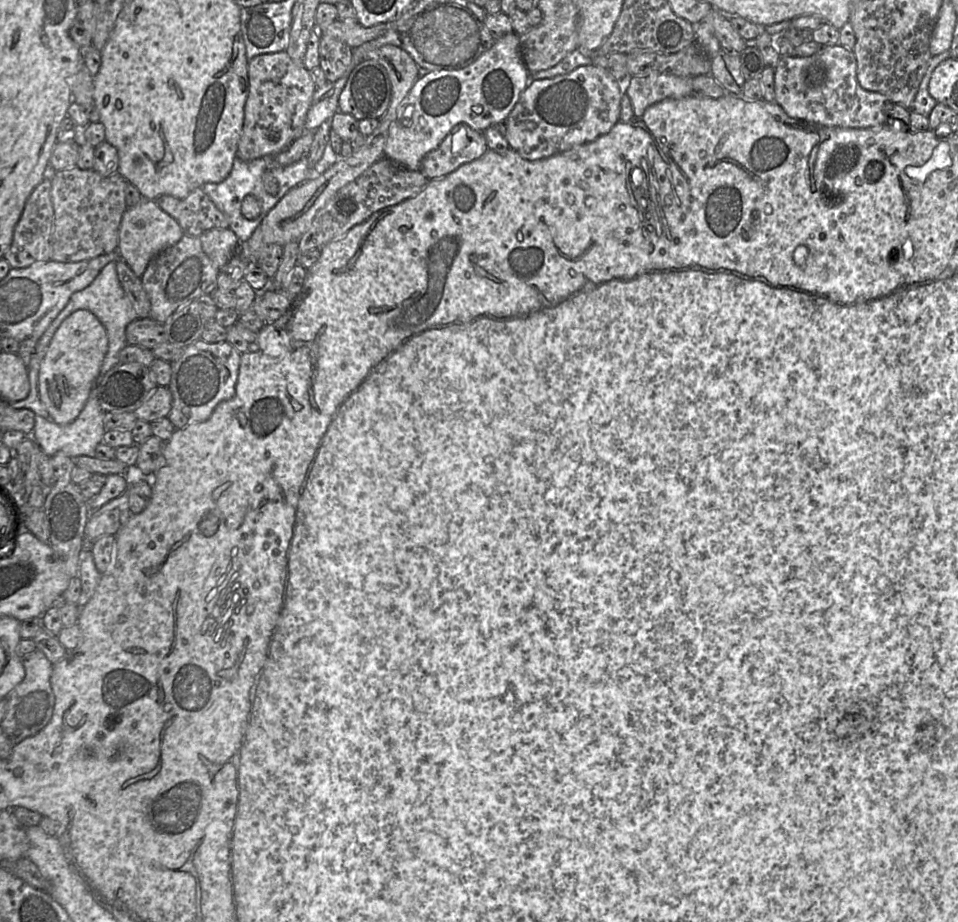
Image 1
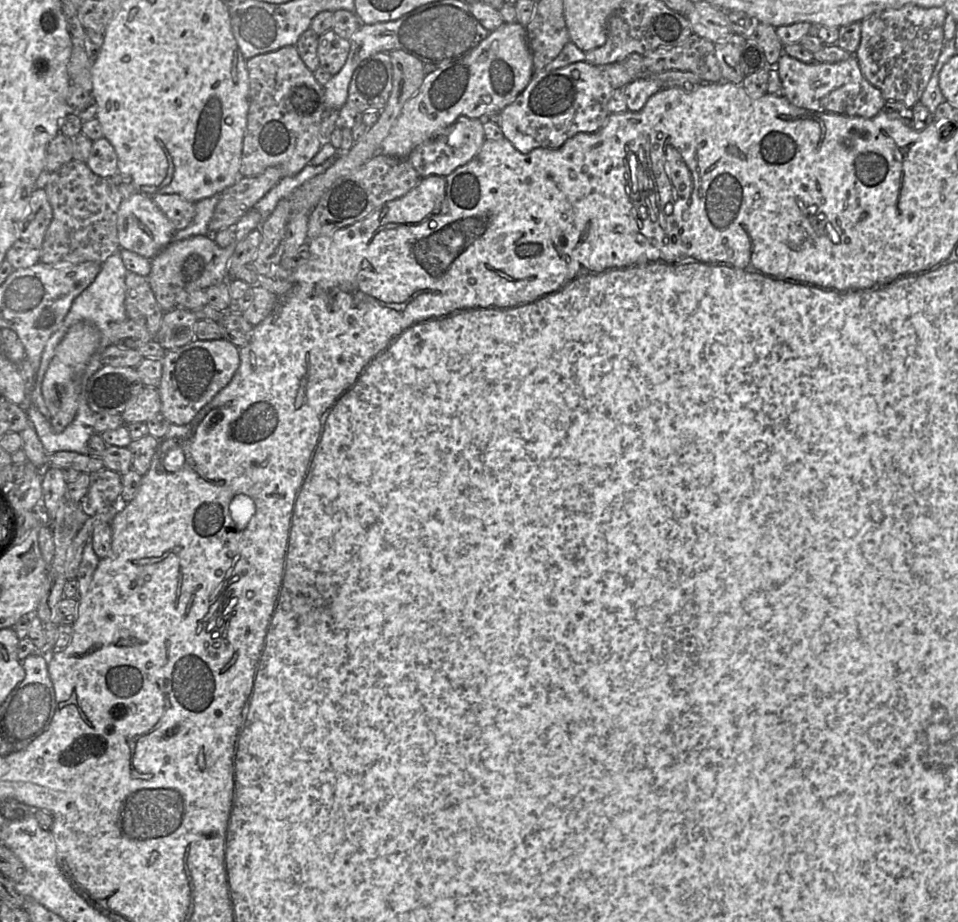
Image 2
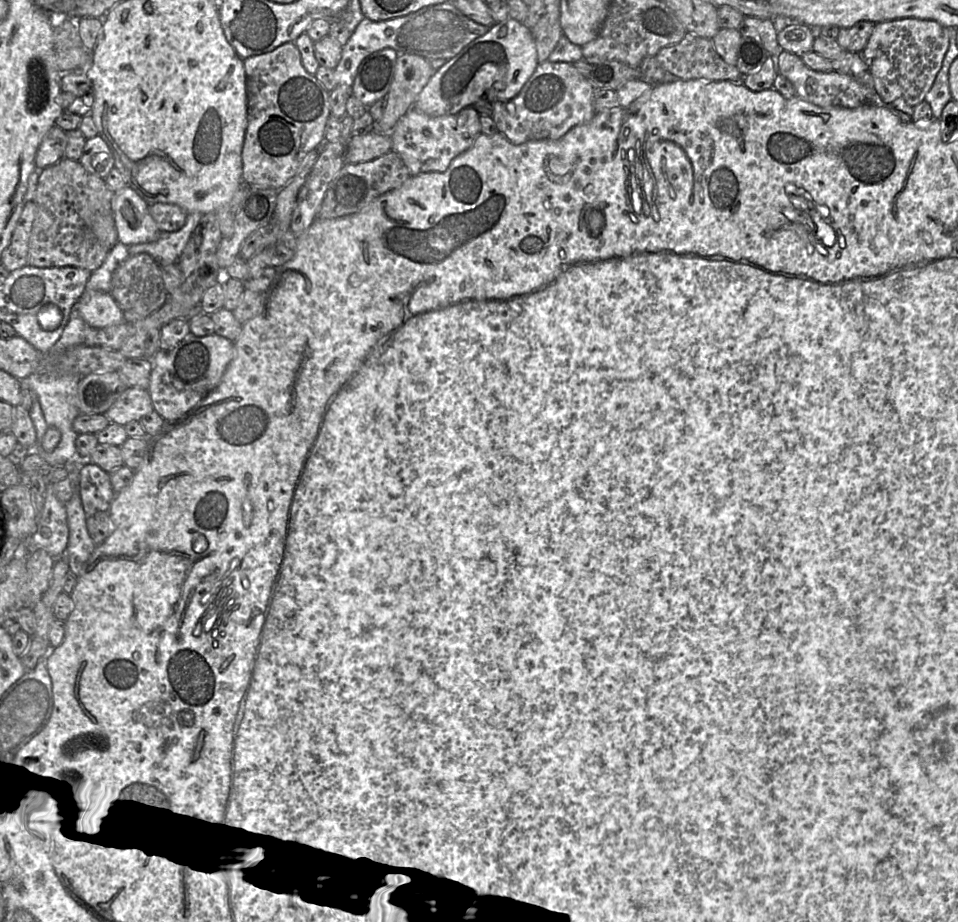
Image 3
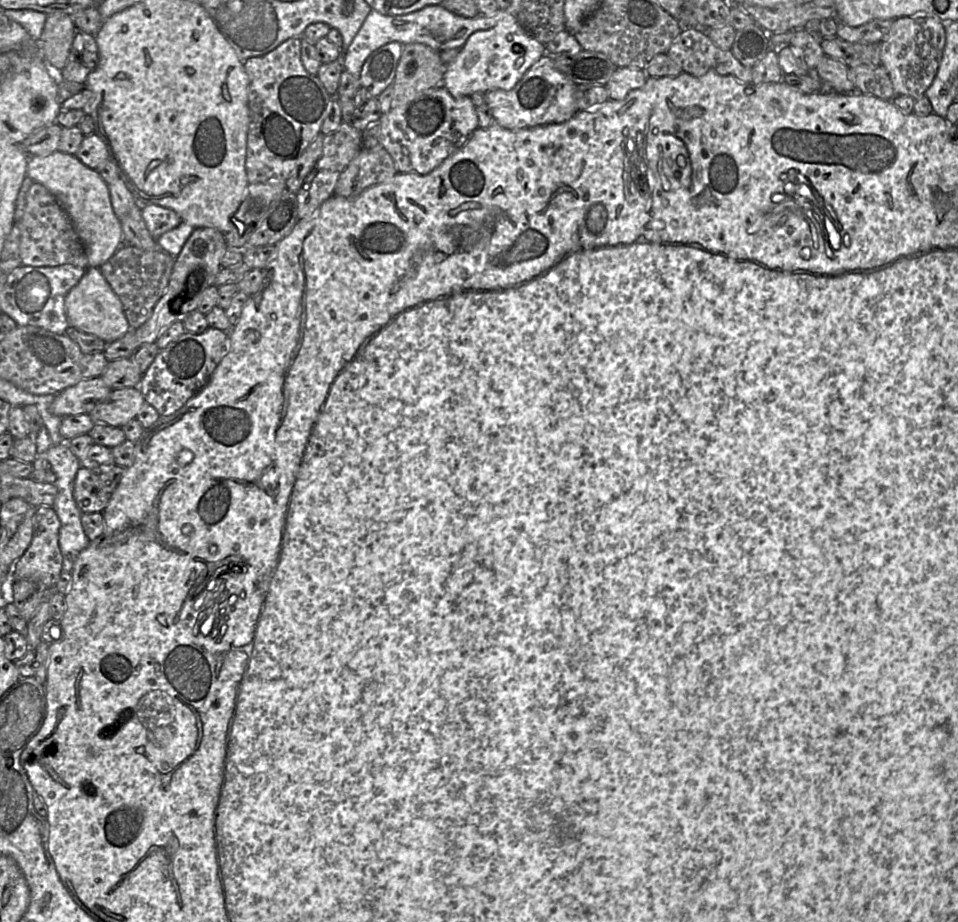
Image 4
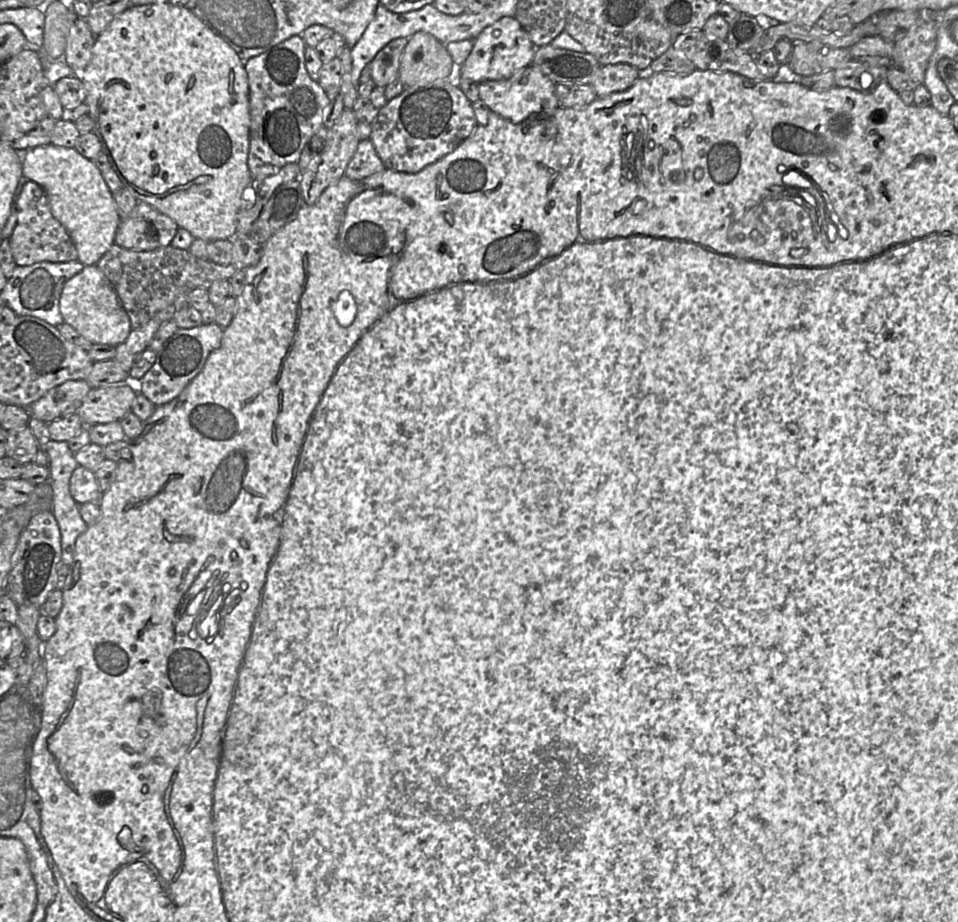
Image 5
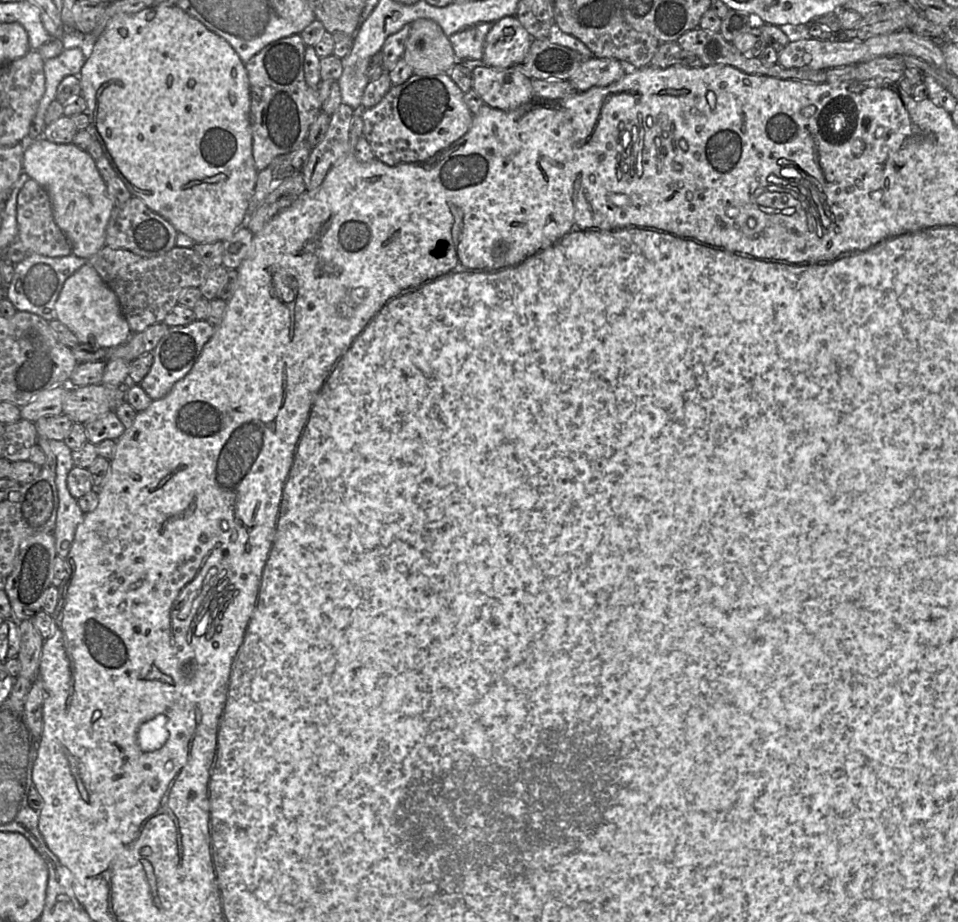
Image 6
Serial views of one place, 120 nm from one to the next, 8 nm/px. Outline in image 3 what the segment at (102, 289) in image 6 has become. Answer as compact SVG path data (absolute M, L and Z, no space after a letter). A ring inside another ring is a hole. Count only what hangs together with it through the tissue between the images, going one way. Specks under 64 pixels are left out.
M85 290L77 302L80 316L93 328L105 328L125 321L123 311L111 293Z

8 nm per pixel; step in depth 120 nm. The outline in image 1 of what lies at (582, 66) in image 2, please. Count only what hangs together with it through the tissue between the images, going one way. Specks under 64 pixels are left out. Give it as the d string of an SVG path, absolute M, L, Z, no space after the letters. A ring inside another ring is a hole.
M593 64L549 79L529 81L504 122L505 138L524 159L536 161L591 143L620 122L620 83Z

